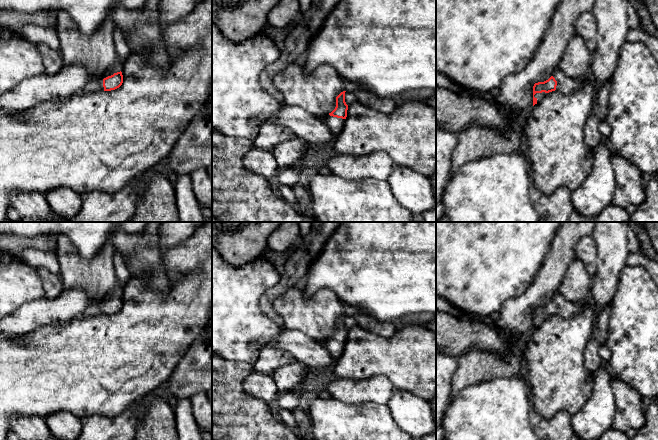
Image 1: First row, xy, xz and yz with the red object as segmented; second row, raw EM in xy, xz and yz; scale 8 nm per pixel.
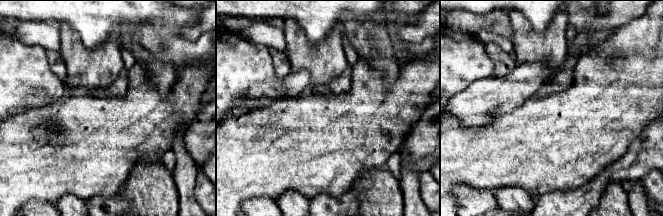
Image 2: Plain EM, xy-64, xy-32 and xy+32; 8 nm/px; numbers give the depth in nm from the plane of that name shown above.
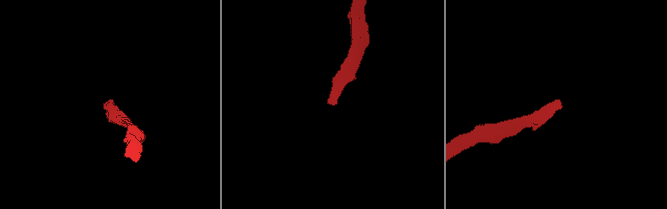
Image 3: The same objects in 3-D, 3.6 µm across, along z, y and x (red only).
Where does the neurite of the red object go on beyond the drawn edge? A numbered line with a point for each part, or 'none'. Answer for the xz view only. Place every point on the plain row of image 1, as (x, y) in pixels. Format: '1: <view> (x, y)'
1: xz (335, 348)

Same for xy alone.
1: xy (94, 309)

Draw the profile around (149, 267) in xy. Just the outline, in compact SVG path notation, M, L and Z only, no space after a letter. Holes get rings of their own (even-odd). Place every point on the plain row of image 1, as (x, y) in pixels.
M148 222L148 227L140 234L117 231L112 237L115 250L122 254L131 277L146 280L149 286L165 294L169 289L170 278L162 264L163 251L149 244L160 224Z

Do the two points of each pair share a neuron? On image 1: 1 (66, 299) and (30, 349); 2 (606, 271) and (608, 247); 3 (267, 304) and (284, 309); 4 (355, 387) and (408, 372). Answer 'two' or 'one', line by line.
1: two
2: one
3: two
4: two

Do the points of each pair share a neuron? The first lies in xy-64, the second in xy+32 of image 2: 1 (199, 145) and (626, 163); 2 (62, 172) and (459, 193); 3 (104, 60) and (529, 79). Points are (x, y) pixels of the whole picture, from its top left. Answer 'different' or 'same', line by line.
1: same
2: different
3: different

